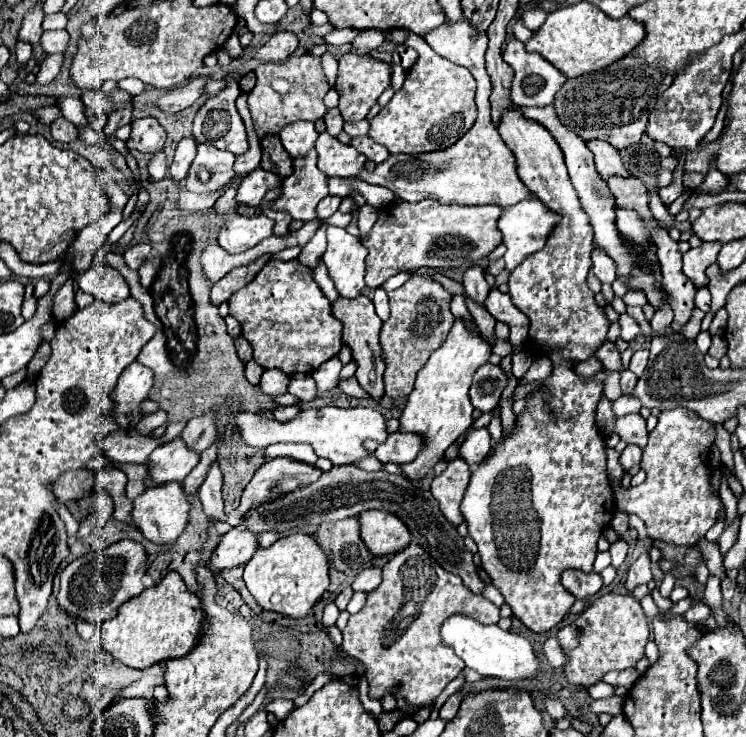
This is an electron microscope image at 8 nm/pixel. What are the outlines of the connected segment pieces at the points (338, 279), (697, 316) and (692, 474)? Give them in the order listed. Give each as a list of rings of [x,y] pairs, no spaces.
[[[327,228],[327,250],[323,262],[341,296],[355,298],[365,286],[365,246],[345,228]]]
[[[699,308],[693,310],[691,319],[683,328],[681,328],[681,334],[683,334],[687,340],[695,340],[701,331],[701,322],[704,316],[705,314],[703,314]]]
[[[685,408],[663,410],[643,450],[641,468],[647,472],[647,480],[641,486],[629,488],[610,483],[615,506],[637,514],[653,540],[665,540],[677,546],[695,544],[715,524],[721,508],[709,482],[709,448],[713,440],[713,424],[701,420],[695,412]]]

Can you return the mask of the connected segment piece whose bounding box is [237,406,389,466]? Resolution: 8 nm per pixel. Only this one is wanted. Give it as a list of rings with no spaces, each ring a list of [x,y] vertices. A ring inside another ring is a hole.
[[[325,406],[319,410],[305,410],[297,418],[293,418],[291,422],[285,422],[285,424],[281,424],[277,420],[259,418],[251,412],[241,412],[237,416],[237,426],[239,426],[245,442],[253,448],[265,448],[275,442],[305,442],[305,444],[311,444],[313,450],[321,458],[331,460],[335,466],[353,464],[361,458],[367,458],[369,452],[365,450],[365,440],[383,442],[389,436],[389,432],[385,432],[387,420],[383,418],[383,414],[373,408],[363,408],[363,406],[357,406],[357,408]]]

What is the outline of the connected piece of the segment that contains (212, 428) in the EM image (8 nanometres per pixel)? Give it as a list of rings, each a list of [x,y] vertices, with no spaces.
[[[215,408],[205,412],[205,416],[195,416],[193,420],[187,422],[185,430],[181,432],[181,438],[195,450],[203,452],[207,446],[213,444],[217,436],[217,422],[215,422]]]

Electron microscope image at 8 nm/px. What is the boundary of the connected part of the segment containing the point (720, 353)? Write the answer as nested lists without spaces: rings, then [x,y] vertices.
[[[713,336],[713,338],[711,338],[709,354],[711,354],[713,358],[723,358],[723,356],[727,354],[727,342],[725,342],[721,336]]]

